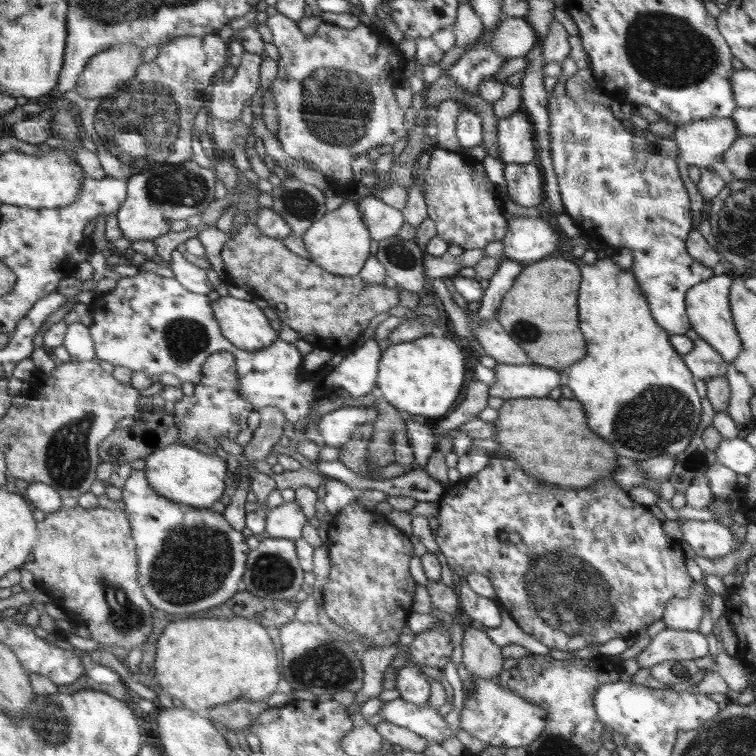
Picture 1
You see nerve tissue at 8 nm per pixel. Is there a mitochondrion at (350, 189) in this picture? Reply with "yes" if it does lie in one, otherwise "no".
no

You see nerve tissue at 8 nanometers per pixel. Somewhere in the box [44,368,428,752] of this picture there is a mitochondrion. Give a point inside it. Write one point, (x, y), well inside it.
(193, 562)

